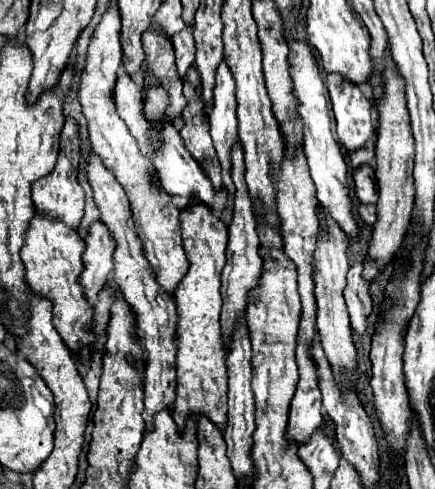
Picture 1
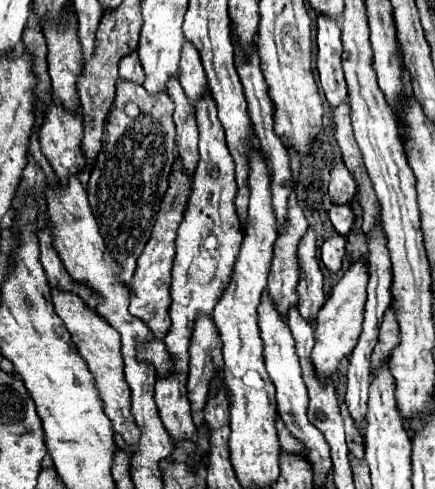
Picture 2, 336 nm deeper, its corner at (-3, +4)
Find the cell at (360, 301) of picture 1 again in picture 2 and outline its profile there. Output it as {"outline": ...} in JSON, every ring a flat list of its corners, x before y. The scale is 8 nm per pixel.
{"outline":[[331,236,321,246,321,260,331,272,339,272,345,256,345,238,343,236]]}

